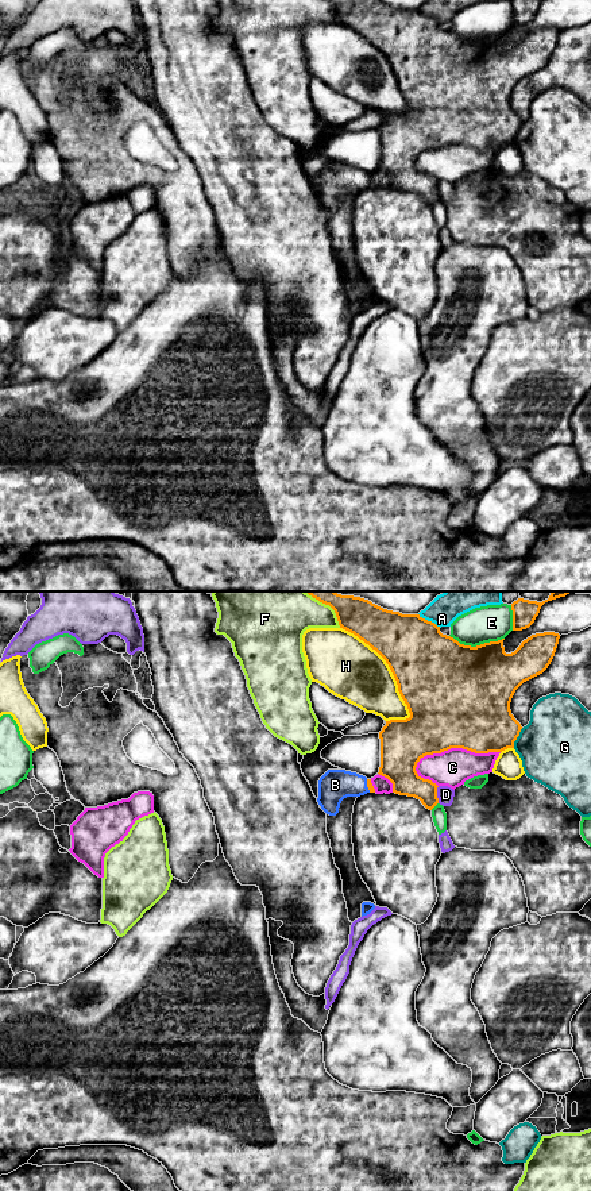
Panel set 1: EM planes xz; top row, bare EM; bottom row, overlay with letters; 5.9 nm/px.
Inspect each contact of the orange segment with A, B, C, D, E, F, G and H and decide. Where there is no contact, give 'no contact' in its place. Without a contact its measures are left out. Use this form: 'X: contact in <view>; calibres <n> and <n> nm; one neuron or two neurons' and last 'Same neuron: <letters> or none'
A: contact in xz; calibres 400 and 130 nm; two neurons
B: contact in xz; calibres 40 and 190 nm; one neuron
C: contact in xz; calibres 500 and 220 nm; two neurons
D: contact in xz; calibres 180 and 100 nm; two neurons
E: contact in xz; calibres 480 and 220 nm; two neurons
F: contact in xz; calibres 240 and 180 nm; two neurons
G: contact in xz; calibres 380 and 440 nm; two neurons
H: contact in xz; calibres 440 and 360 nm; two neurons
Same neuron: B

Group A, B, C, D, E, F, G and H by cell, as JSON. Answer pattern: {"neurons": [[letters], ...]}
{"neurons": [["A"], ["B"], ["C"], ["D"], ["E"], ["F"], ["G"], ["H"]]}

